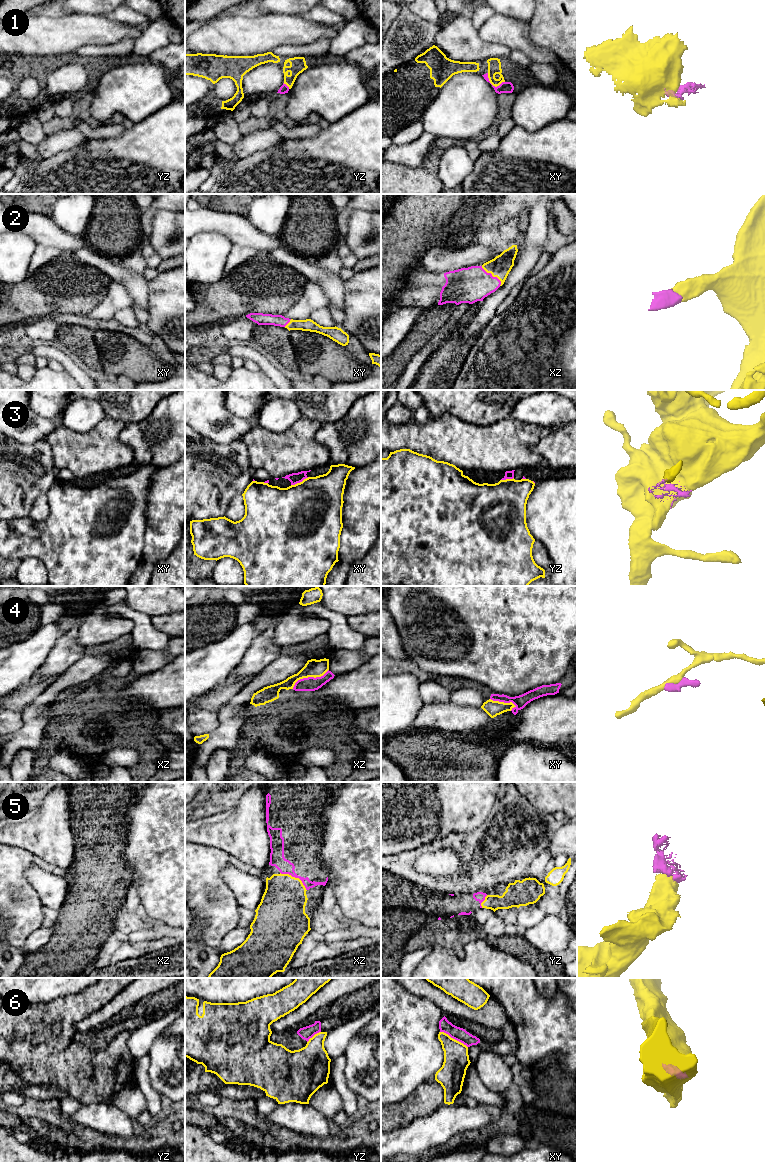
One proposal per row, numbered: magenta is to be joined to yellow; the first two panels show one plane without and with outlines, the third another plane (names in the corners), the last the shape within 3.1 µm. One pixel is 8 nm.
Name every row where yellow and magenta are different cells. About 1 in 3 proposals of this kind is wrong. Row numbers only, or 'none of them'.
3, 4, 6

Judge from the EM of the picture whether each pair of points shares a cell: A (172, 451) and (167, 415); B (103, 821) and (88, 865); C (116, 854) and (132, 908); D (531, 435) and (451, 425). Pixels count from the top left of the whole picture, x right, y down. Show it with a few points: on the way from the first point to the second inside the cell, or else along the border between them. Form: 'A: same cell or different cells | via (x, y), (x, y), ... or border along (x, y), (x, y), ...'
A: same cell | via (171, 442), (171, 424)
B: same cell | via (91, 829), (80, 840), (81, 853)
C: different cells | border along (131, 880), (128, 885)
D: same cell | via (511, 435), (471, 435)

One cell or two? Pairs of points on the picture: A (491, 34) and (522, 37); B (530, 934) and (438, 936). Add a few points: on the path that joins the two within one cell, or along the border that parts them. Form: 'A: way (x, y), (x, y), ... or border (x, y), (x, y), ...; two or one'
A: way (499, 34), (514, 34); one
B: border (522, 936), (538, 950); two

